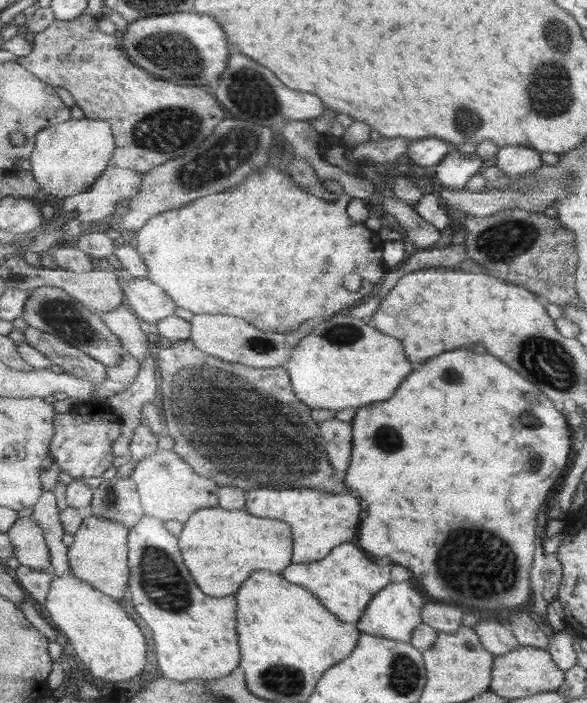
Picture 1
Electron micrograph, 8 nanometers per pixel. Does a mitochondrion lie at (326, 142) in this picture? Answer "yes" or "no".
no

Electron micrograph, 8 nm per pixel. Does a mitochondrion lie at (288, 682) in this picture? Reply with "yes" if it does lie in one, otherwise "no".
yes

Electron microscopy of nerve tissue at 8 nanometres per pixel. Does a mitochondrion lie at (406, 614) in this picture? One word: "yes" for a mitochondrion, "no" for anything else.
no

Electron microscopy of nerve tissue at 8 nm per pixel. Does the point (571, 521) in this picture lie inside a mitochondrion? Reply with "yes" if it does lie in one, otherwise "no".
no

